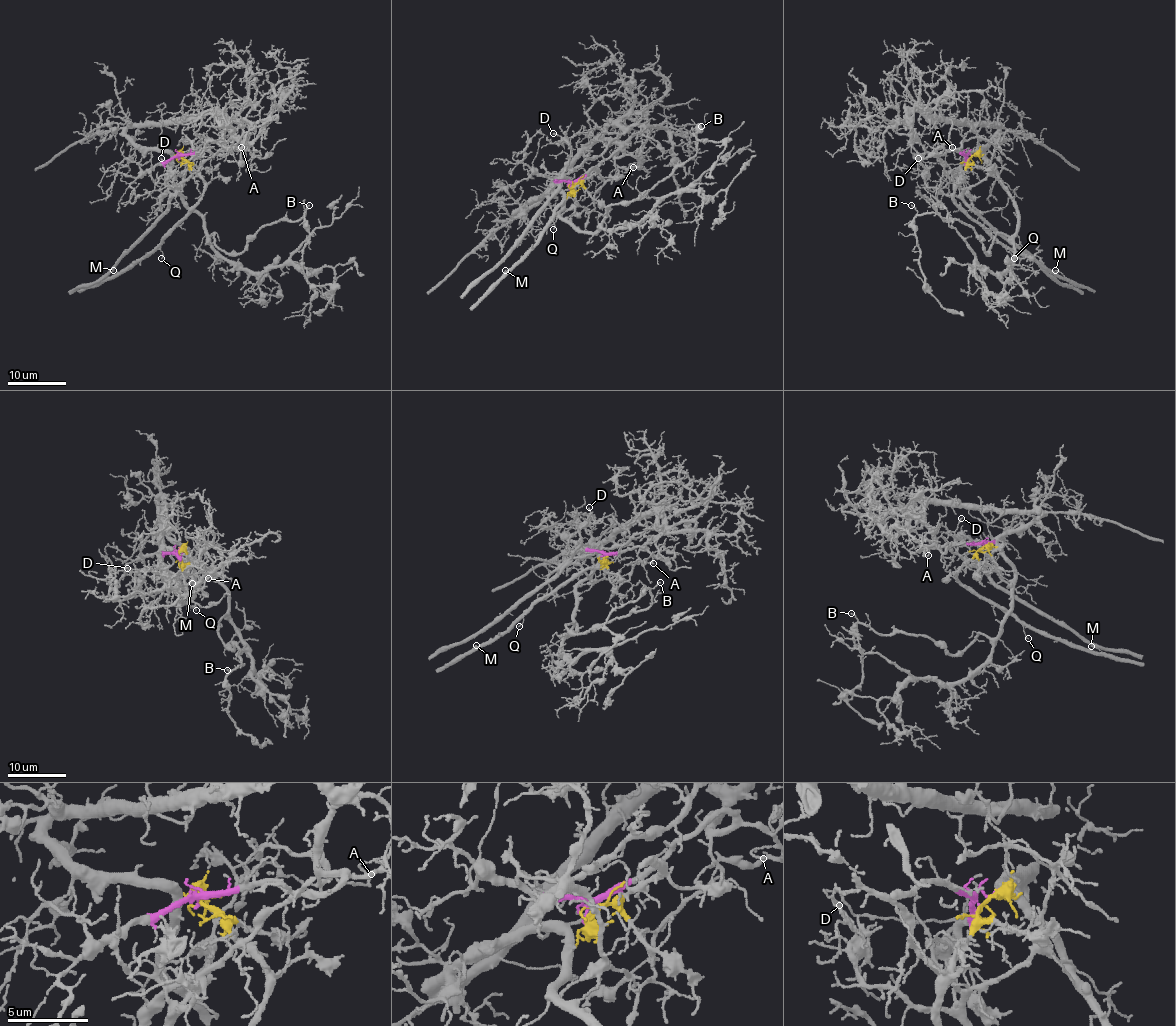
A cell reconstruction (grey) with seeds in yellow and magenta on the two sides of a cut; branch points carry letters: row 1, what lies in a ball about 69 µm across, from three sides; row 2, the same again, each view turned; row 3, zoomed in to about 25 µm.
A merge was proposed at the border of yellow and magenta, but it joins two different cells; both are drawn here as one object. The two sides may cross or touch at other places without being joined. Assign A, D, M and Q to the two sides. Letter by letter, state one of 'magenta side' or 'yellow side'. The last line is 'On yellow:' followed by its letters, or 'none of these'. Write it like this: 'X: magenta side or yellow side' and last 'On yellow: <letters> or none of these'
A: magenta side
D: yellow side
M: yellow side
Q: yellow side
On yellow: D, M, Q

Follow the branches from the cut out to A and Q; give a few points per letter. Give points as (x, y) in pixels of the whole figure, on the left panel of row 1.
A: (179, 158), (196, 152), (227, 152), (240, 149), (246, 144), (237, 145), (241, 148)
Q: (179, 158), (204, 183), (201, 200), (163, 241), (162, 258)

